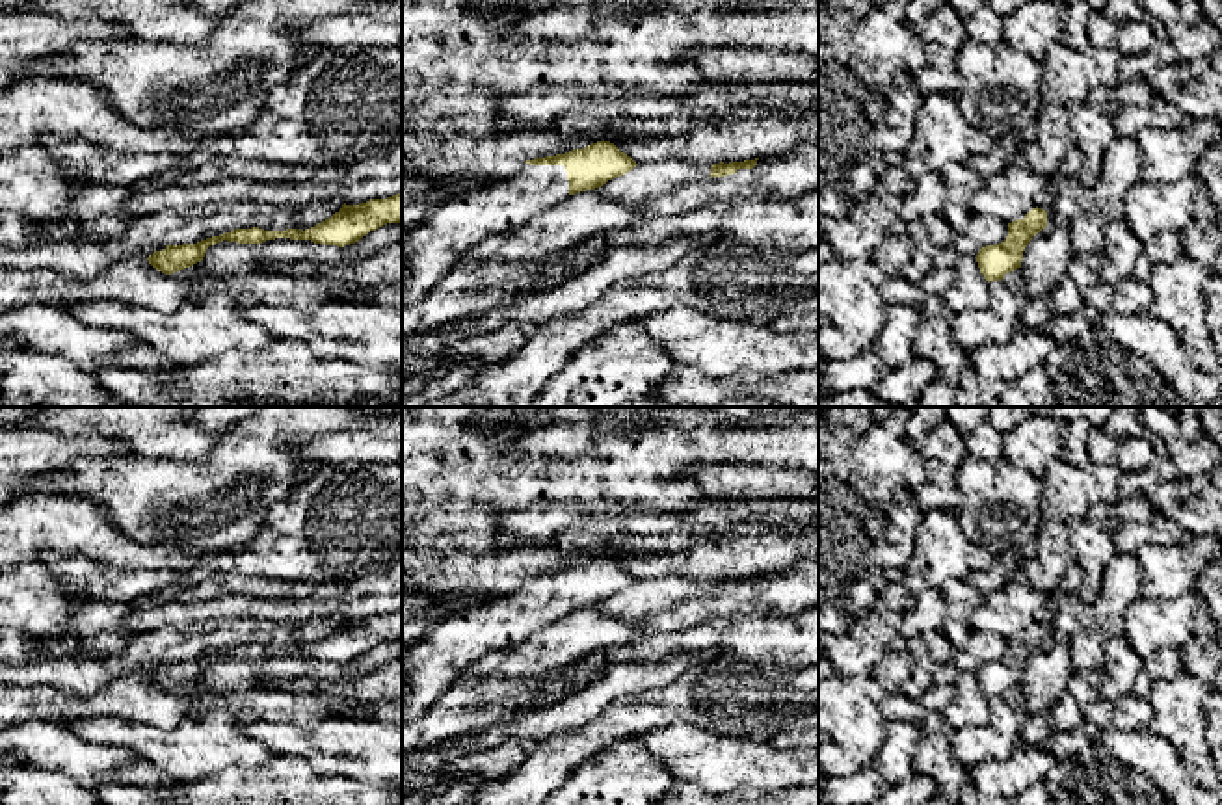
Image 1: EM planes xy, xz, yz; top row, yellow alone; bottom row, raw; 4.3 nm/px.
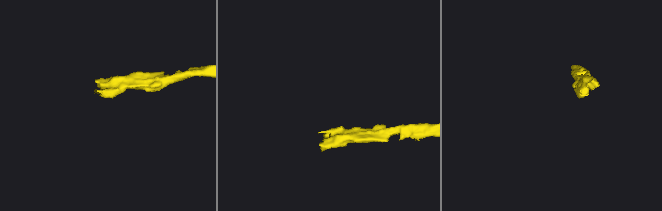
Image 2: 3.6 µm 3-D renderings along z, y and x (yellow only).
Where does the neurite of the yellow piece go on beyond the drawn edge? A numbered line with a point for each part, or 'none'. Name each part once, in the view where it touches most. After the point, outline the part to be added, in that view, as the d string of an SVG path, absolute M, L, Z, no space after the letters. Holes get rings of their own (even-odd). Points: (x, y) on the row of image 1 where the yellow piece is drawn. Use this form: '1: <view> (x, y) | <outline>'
1: xz (428, 251) | M523 162L500 180L439 205L422 225L402 231L402 305L418 303L476 245L519 231L567 197L564 165Z

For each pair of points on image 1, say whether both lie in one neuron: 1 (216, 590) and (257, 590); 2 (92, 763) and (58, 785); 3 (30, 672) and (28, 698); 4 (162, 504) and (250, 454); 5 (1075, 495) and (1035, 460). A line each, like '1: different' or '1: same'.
1: same
2: different
3: different
4: same
5: different

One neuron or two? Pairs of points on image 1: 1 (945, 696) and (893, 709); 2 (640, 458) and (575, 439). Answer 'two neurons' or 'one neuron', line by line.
1: one neuron
2: two neurons

